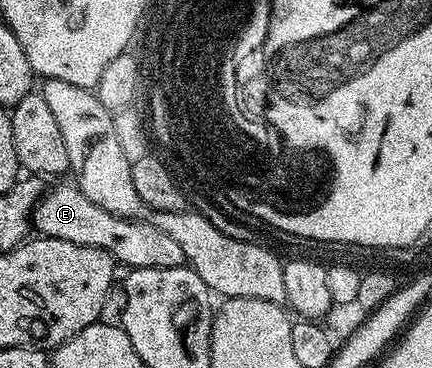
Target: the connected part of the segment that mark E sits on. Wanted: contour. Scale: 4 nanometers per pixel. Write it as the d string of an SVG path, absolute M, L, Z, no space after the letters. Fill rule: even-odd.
M76 183L61 184L58 188L53 188L44 193L37 202L37 207L33 209L31 224L34 229L38 228L41 236L50 236L51 238L59 238L63 242L75 242L79 246L91 246L92 248L102 248L104 252L110 252L114 261L118 265L126 264L126 269L135 268L158 268L159 270L167 270L168 268L179 268L185 264L185 255L183 249L175 242L175 238L171 238L167 234L163 234L163 230L159 230L152 222L145 220L124 220L122 216L111 214L107 210L103 210L99 206L95 206L95 202L91 202L91 198L87 198L77 189Z

